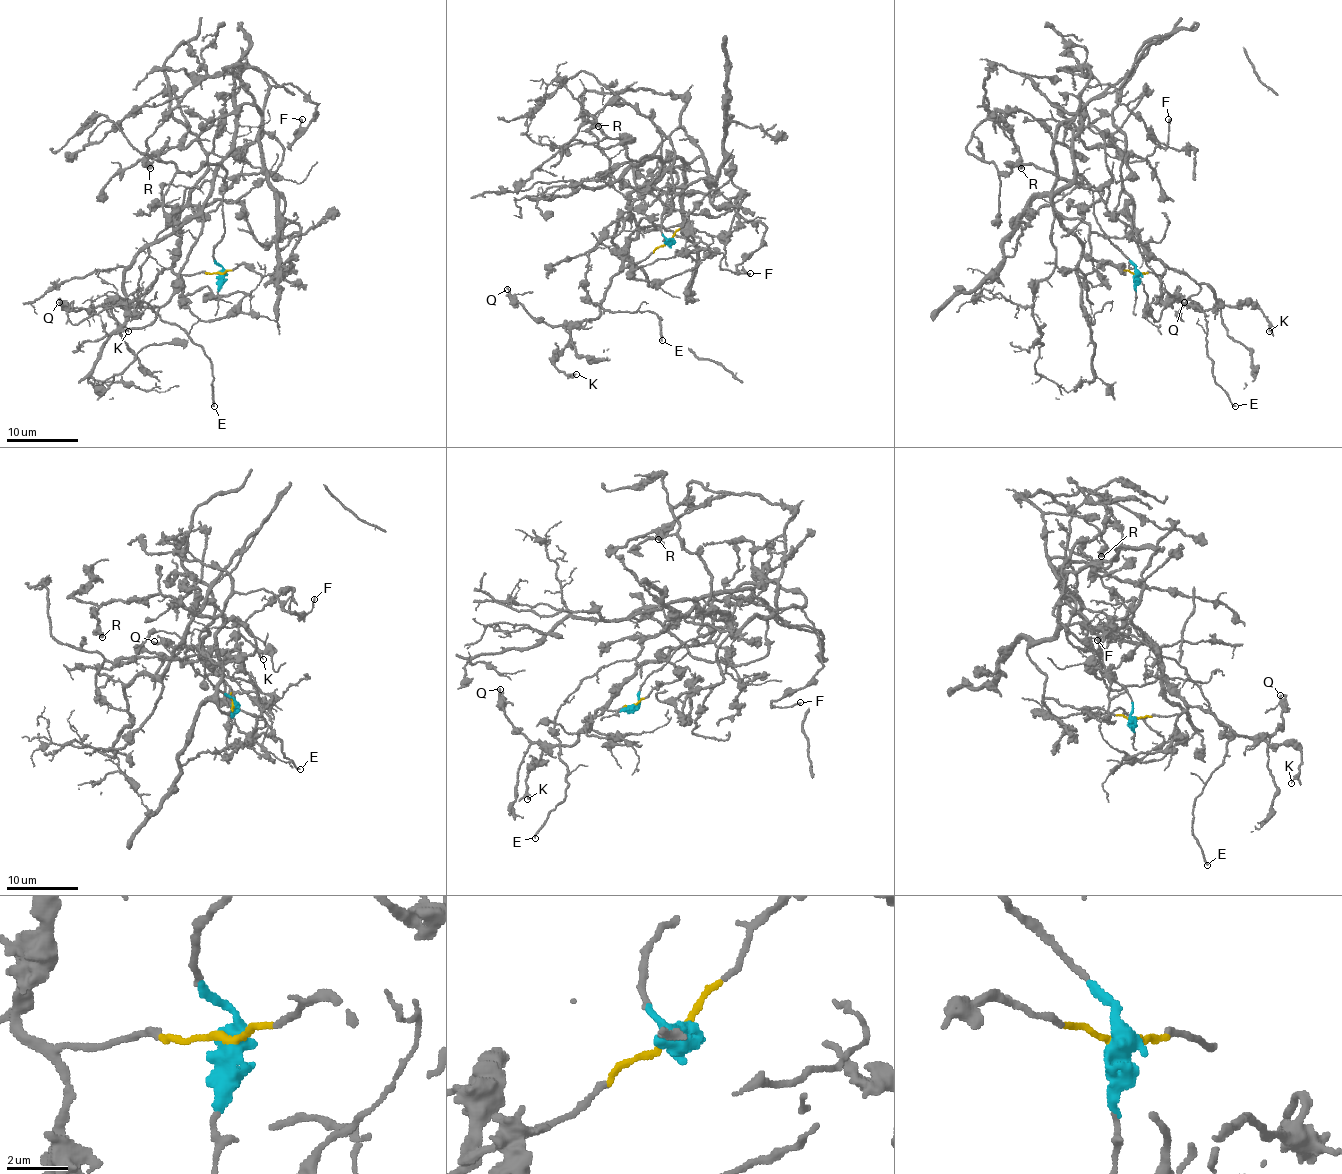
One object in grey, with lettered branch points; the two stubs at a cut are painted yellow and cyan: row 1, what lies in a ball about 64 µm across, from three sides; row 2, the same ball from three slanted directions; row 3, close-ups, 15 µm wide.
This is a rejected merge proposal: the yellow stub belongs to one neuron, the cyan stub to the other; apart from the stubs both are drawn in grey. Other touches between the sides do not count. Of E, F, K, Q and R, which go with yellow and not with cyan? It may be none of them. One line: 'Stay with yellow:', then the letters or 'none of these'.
Stay with yellow: E, K, Q

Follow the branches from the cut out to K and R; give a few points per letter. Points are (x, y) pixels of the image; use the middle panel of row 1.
K: (668, 242), (623, 267), (612, 277), (600, 313), (571, 331), (555, 365), (577, 374)
R: (668, 242), (670, 199), (709, 186), (684, 104), (623, 89), (598, 125)

